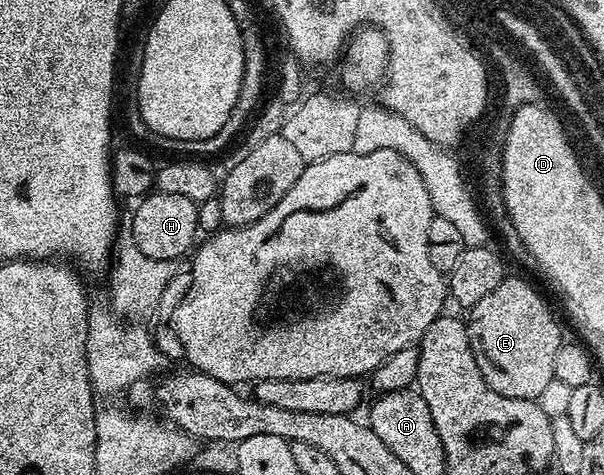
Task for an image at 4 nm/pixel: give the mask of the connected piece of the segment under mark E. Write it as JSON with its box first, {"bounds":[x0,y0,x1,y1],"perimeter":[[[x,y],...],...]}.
{"bounds":[467,278,563,401],"perimeter":[[[505,278],[492,293],[483,297],[483,301],[468,308],[467,326],[469,340],[474,353],[477,354],[479,373],[483,373],[487,385],[491,385],[495,393],[503,393],[503,397],[537,401],[549,386],[554,386],[555,353],[559,353],[563,342],[561,327],[557,324],[552,309],[545,304],[544,297],[527,280]]]}

